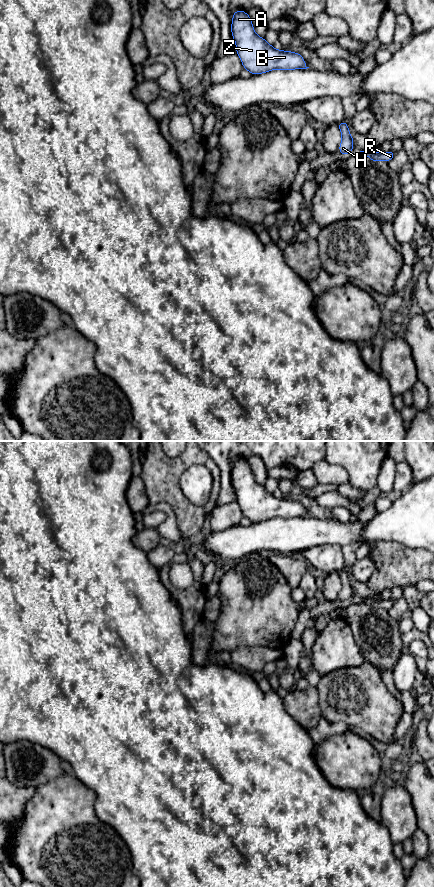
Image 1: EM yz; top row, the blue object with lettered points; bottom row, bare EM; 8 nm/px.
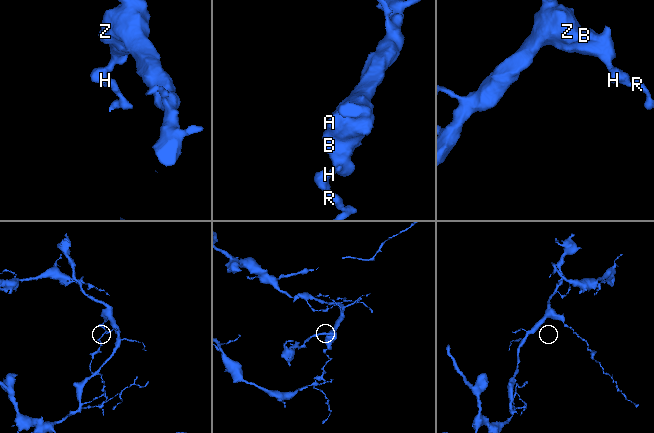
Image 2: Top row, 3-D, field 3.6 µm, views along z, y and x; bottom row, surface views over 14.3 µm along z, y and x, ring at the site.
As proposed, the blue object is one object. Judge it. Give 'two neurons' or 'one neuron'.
one neuron

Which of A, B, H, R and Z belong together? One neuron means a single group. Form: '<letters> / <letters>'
A B H R Z

